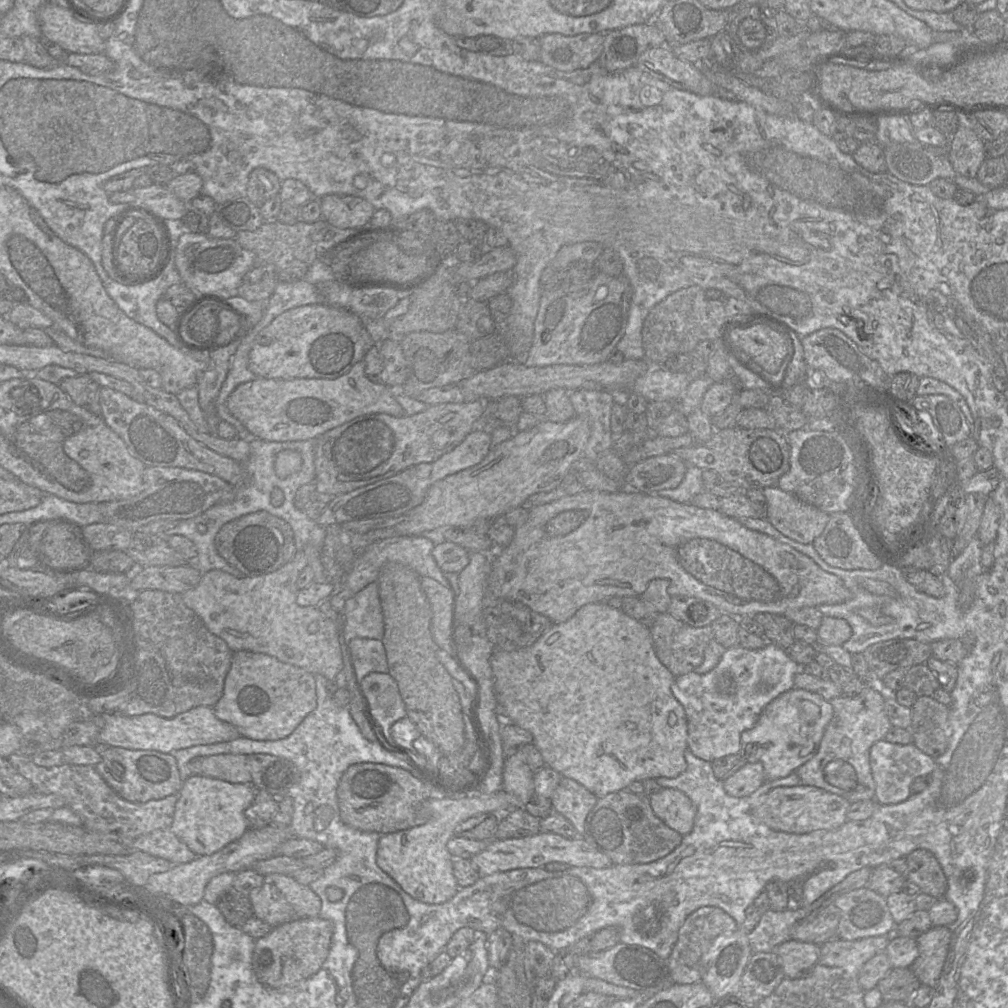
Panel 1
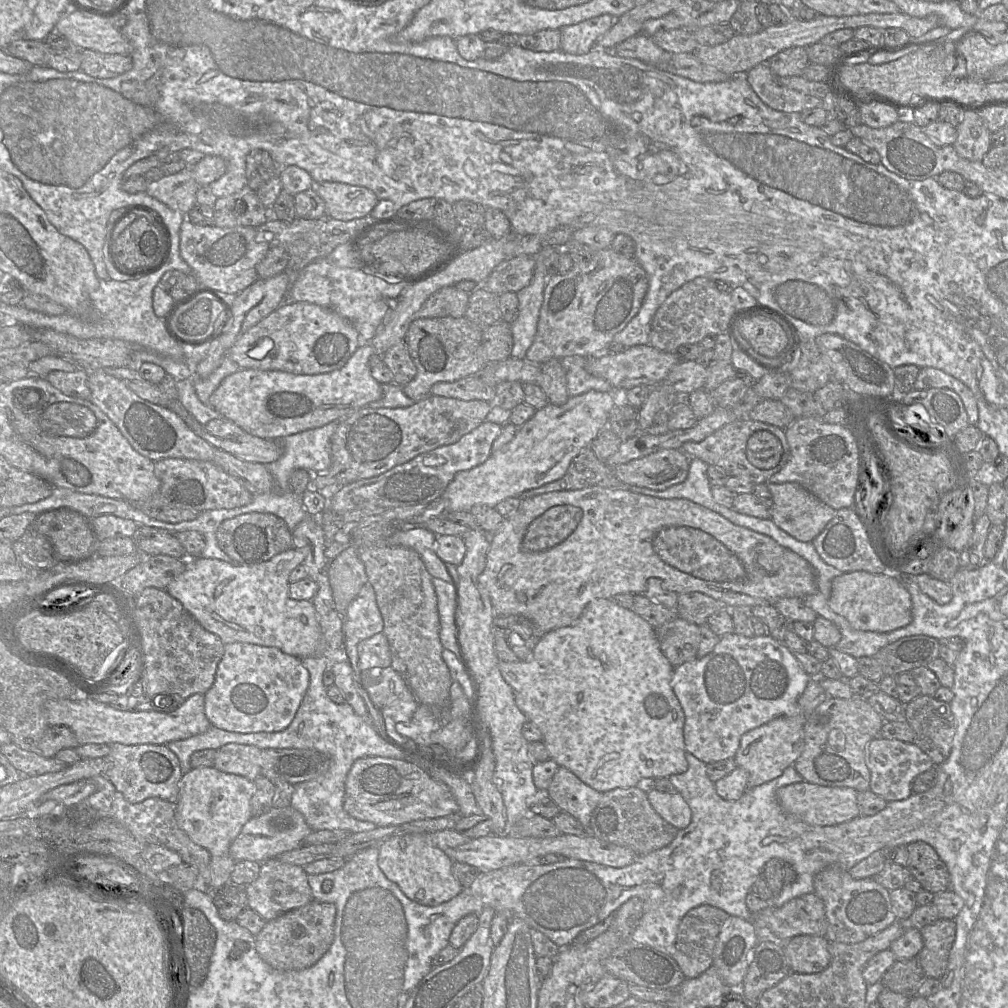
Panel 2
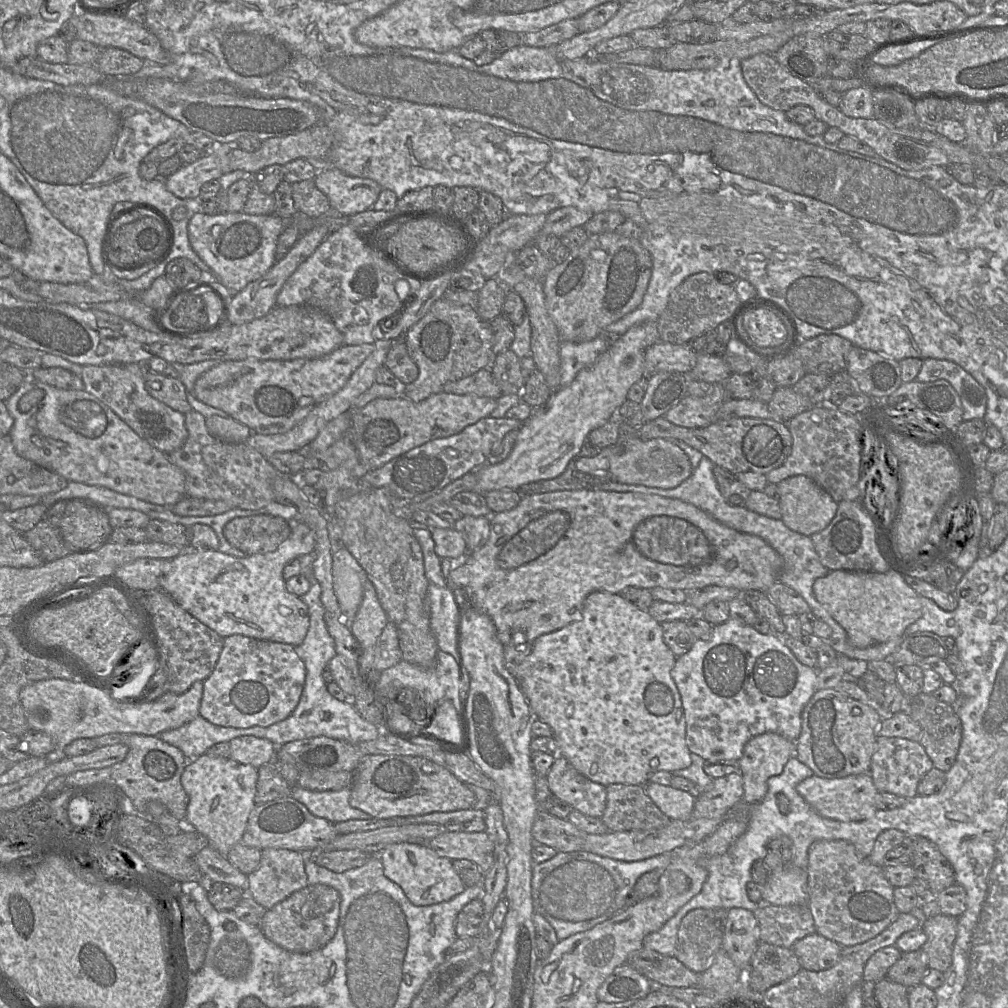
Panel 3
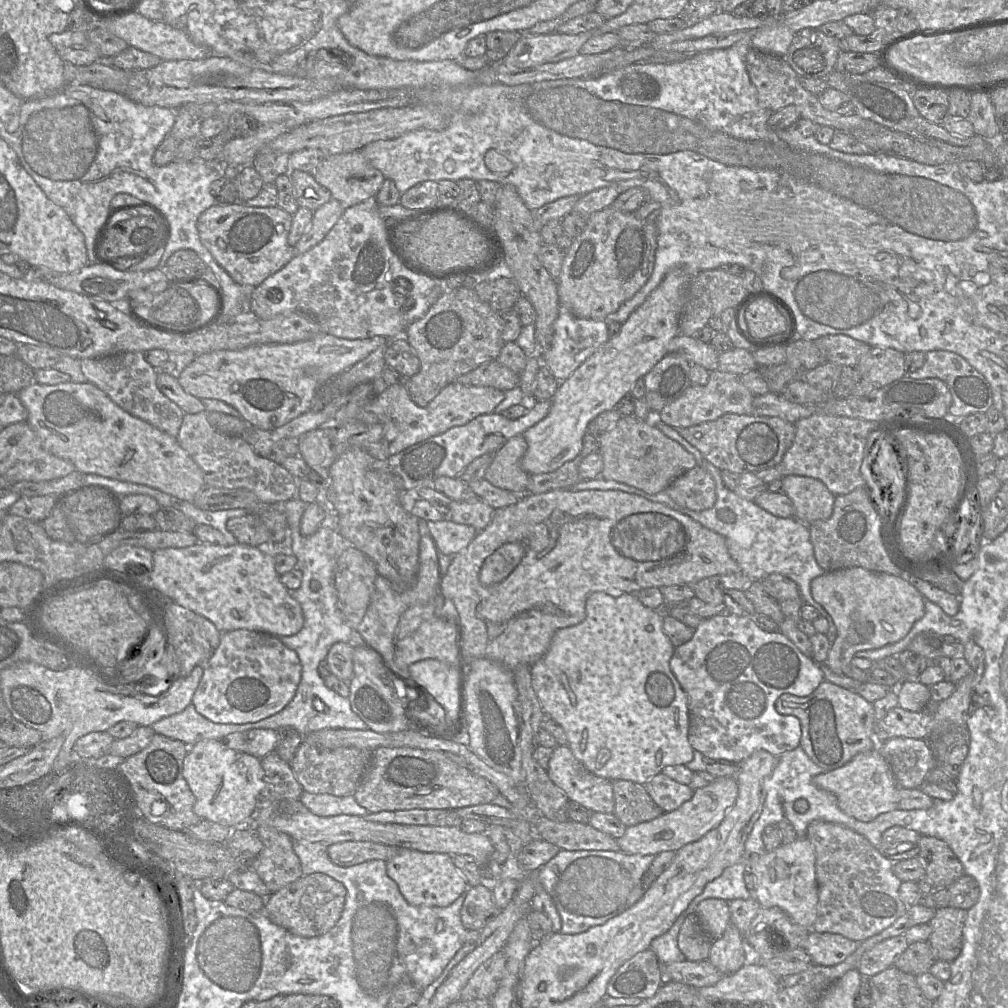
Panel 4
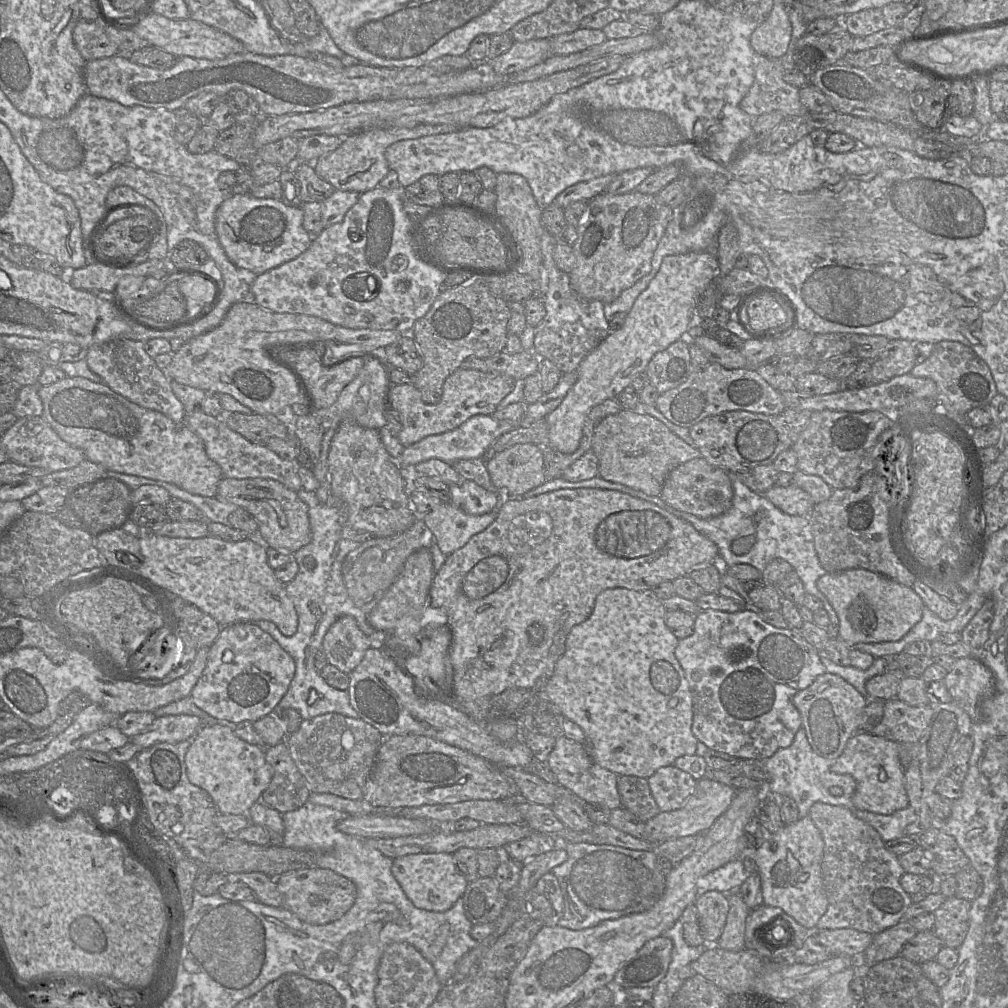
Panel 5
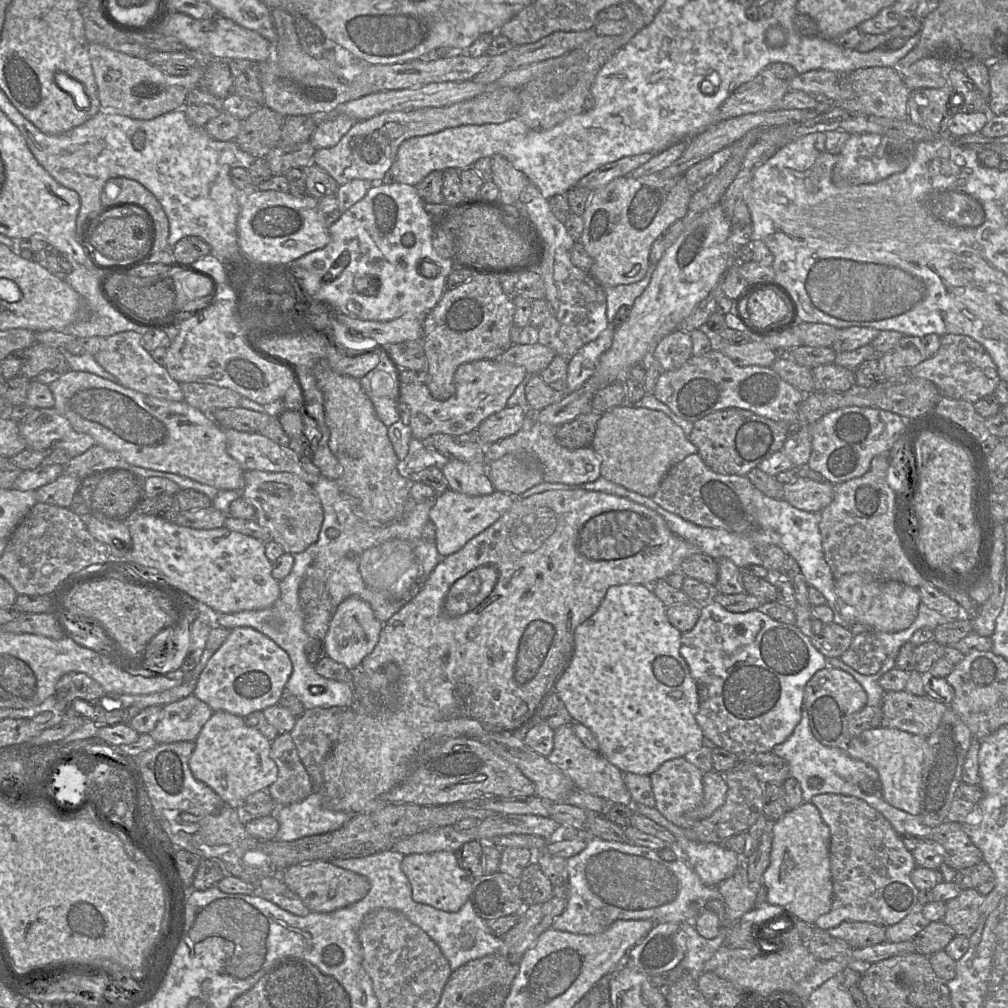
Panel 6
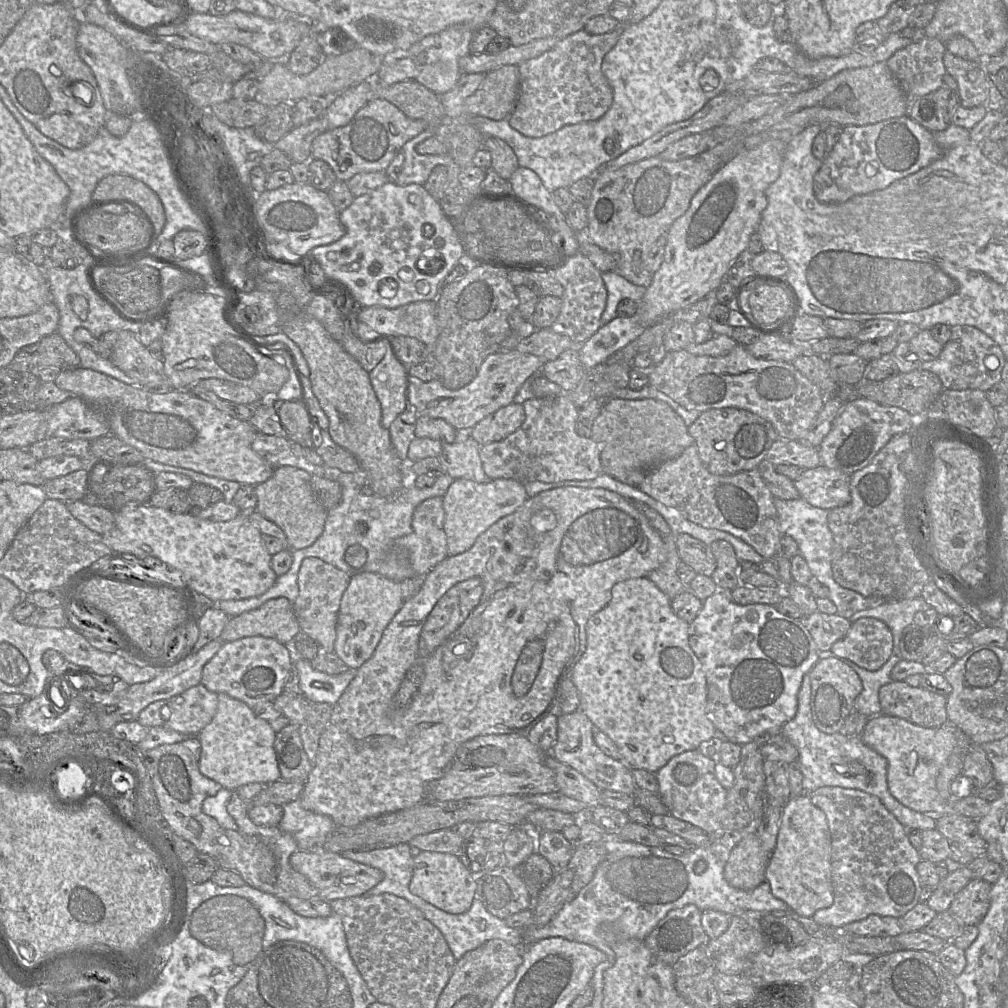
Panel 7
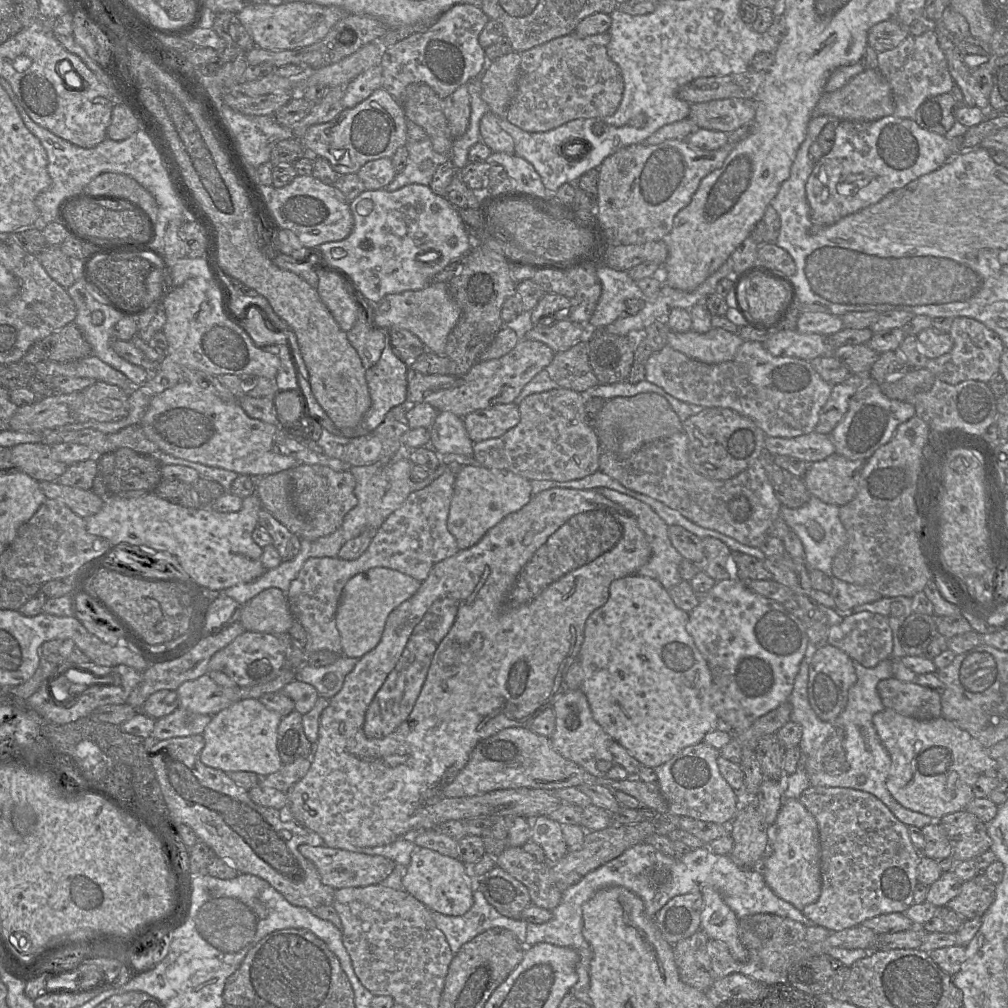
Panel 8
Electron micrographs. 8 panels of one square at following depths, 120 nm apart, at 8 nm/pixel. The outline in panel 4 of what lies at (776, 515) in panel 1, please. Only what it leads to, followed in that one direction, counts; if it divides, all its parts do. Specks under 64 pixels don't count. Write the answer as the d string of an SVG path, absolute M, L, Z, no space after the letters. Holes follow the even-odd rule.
M783 476L783 492L790 498L794 507L794 517L809 525L817 520L827 520L833 513L835 495L819 479L806 476Z

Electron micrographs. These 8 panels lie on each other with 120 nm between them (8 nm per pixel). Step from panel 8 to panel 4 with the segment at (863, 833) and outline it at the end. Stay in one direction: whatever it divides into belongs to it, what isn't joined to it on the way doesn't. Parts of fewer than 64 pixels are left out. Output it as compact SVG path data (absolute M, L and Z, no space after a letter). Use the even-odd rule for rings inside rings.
M813 821L806 832L815 851L815 871L818 885L818 912L811 930L819 933L840 934L862 942L878 934L901 917L908 906L902 901L899 888L902 881L894 874L893 865L868 839L840 824Z

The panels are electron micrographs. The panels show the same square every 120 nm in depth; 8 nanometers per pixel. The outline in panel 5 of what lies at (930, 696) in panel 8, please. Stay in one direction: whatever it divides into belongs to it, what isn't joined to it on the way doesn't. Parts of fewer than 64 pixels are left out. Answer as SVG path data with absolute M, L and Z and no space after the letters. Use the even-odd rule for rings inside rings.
M896 697L886 701L884 716L870 733L897 743L917 743L933 714L932 704L911 706Z

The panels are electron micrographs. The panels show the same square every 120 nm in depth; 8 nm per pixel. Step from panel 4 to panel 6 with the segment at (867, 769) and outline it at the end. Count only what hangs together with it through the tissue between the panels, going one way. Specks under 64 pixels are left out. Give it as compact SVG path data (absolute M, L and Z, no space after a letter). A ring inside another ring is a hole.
M880 726L851 737L843 749L851 758L861 760L876 769L882 782L883 797L888 804L912 815L921 813L922 771L927 737Z

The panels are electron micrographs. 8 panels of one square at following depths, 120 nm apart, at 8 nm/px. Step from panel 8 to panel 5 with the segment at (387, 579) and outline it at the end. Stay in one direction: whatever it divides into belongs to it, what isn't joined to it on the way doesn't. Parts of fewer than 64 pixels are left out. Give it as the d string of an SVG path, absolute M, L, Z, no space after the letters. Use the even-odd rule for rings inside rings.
M349 615L338 618L328 629L322 641L328 663L340 671L350 674L364 658L366 651L374 645Z

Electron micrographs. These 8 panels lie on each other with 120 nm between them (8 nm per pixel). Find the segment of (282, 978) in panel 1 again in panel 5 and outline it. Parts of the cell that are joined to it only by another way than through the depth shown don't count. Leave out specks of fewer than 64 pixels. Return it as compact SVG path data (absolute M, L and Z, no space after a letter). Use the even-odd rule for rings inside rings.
M317 866L293 870L276 879L284 898L284 908L313 925L323 925L341 918L353 906L357 896L357 887L350 879Z

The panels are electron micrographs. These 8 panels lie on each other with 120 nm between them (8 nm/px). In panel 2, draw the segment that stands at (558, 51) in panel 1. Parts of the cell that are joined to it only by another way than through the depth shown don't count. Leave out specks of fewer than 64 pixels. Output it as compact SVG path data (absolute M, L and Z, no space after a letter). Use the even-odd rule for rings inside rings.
M603 14L578 24L561 28L560 50L574 55L590 52L597 40L607 33L615 18L610 14Z

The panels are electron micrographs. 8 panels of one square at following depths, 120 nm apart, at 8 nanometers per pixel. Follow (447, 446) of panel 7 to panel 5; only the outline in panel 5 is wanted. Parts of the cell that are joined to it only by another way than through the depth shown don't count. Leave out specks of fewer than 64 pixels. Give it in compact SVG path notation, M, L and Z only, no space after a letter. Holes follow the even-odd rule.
M463 480L461 484L452 484L449 488L450 502L466 514L483 515L496 511L501 503L501 498L496 493L470 480Z

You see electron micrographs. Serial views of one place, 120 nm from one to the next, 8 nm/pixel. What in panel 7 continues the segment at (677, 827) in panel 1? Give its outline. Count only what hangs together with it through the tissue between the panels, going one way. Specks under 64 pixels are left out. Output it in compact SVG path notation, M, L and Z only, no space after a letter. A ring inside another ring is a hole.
M697 749L689 750L673 756L655 776L658 781L658 794L669 815L689 822L708 834L719 836L721 811L726 805L727 790L715 776L715 764Z

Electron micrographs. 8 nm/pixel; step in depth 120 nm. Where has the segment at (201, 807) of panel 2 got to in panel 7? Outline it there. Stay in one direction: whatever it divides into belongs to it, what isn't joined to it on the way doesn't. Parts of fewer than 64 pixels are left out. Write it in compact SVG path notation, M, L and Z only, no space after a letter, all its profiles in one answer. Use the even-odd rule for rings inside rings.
M217 693L218 707L212 720L198 733L201 744L198 767L200 772L229 790L248 783L271 784L280 779L274 741L276 732L257 717L244 702L225 693Z

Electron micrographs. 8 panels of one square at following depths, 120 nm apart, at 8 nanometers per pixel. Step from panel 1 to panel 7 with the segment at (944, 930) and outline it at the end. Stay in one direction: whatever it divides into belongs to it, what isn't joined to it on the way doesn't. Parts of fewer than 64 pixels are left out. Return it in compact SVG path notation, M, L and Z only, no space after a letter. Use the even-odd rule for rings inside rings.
M971 879L955 895L947 911L963 926L978 925L989 909L991 888L984 879Z

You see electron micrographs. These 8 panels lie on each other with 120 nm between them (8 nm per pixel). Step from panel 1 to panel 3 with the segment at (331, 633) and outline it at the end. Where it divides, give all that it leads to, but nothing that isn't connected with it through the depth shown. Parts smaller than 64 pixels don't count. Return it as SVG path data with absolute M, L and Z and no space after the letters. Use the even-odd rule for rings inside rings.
M296 522L290 536L272 552L236 557L218 550L183 550L171 559L168 570L160 580L160 589L166 592L181 608L214 630L222 638L240 634L259 640L300 645L310 625L309 609L299 596L287 591L283 569L287 563L314 552L314 532L303 522Z

